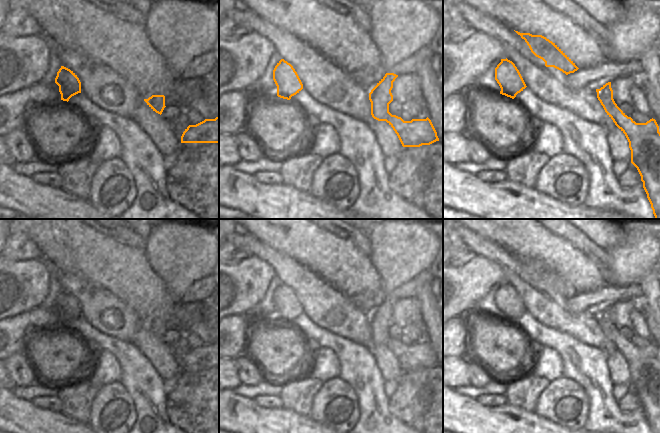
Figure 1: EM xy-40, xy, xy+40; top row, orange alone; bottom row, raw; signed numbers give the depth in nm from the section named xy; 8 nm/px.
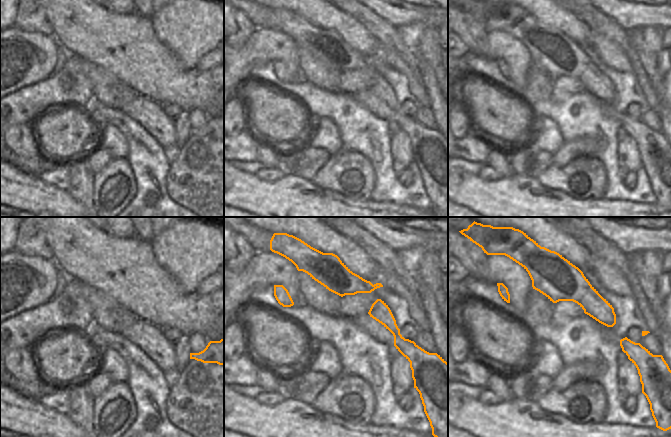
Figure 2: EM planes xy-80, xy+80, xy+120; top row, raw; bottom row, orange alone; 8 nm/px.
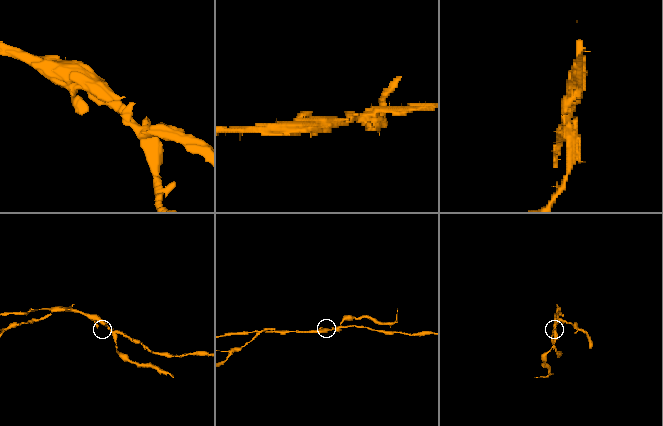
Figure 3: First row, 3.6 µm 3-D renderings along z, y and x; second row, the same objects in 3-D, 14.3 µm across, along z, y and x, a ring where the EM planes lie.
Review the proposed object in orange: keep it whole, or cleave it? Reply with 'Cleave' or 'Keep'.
Cleave

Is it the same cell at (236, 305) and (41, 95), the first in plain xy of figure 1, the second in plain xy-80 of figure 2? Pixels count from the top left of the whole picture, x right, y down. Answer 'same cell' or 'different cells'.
different cells

